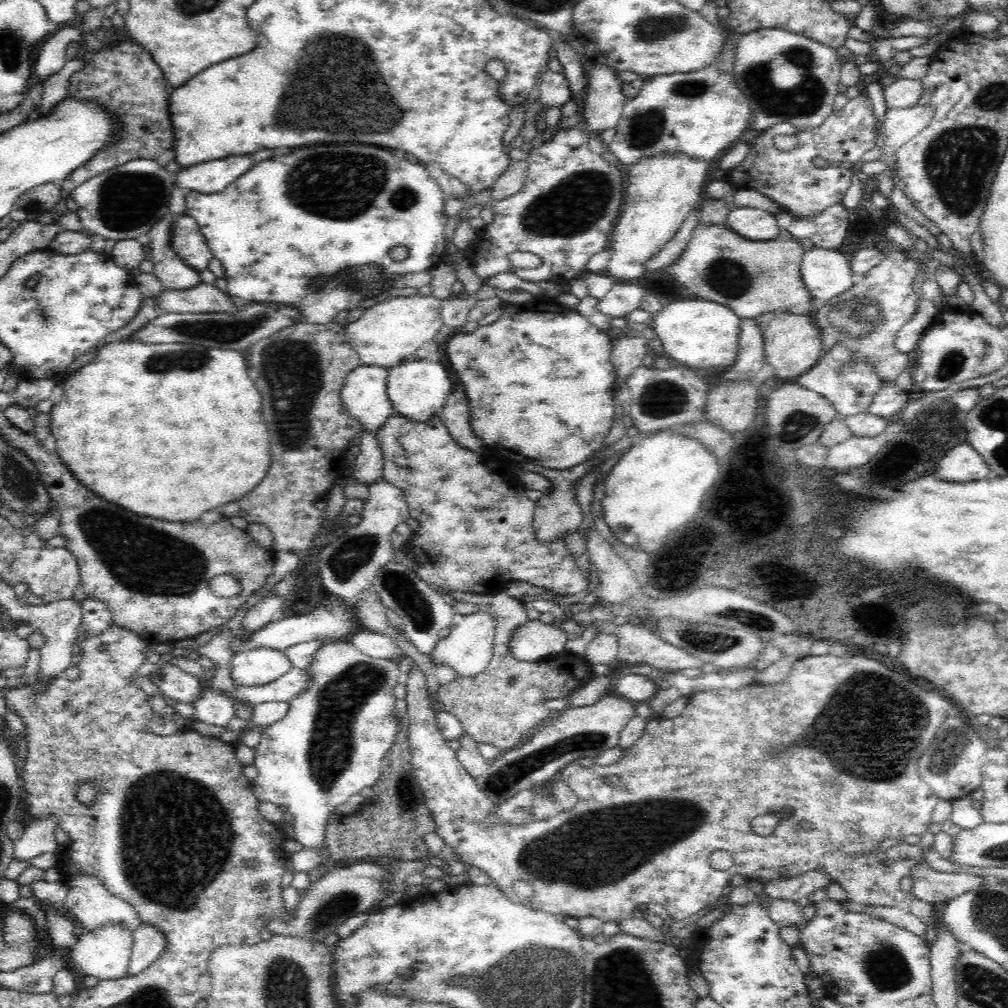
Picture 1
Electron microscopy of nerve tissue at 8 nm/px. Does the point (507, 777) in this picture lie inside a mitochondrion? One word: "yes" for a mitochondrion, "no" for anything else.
yes

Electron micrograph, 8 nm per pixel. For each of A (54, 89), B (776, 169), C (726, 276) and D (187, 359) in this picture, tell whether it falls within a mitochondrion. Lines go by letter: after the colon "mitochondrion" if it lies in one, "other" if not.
A: other
B: other
C: mitochondrion
D: mitochondrion

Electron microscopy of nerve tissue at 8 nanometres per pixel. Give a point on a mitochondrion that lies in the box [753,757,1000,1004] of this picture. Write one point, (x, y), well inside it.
(885, 964)

